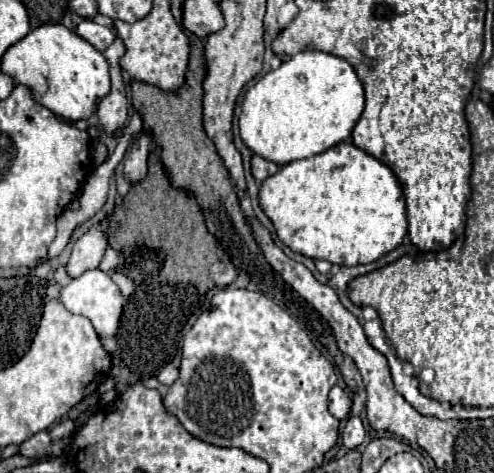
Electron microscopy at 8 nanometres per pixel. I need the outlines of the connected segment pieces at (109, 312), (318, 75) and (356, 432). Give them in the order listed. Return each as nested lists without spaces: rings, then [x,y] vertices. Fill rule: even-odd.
[[[90,269],[90,271],[84,271],[80,277],[72,279],[60,291],[60,301],[70,313],[88,317],[100,337],[114,337],[116,335],[120,315],[122,315],[122,307],[124,307],[124,297],[122,297],[120,289],[118,289],[118,285],[104,271]]]
[[[302,51],[290,61],[282,63],[276,71],[264,75],[244,97],[240,113],[240,137],[244,145],[276,165],[286,165],[298,159],[314,157],[326,149],[346,141],[364,111],[364,89],[354,73],[354,67],[336,55],[322,51]]]
[[[350,417],[350,419],[346,421],[344,431],[342,431],[342,443],[344,443],[344,447],[356,449],[356,447],[364,441],[364,437],[366,437],[366,431],[364,431],[364,427],[362,427],[360,417]]]

